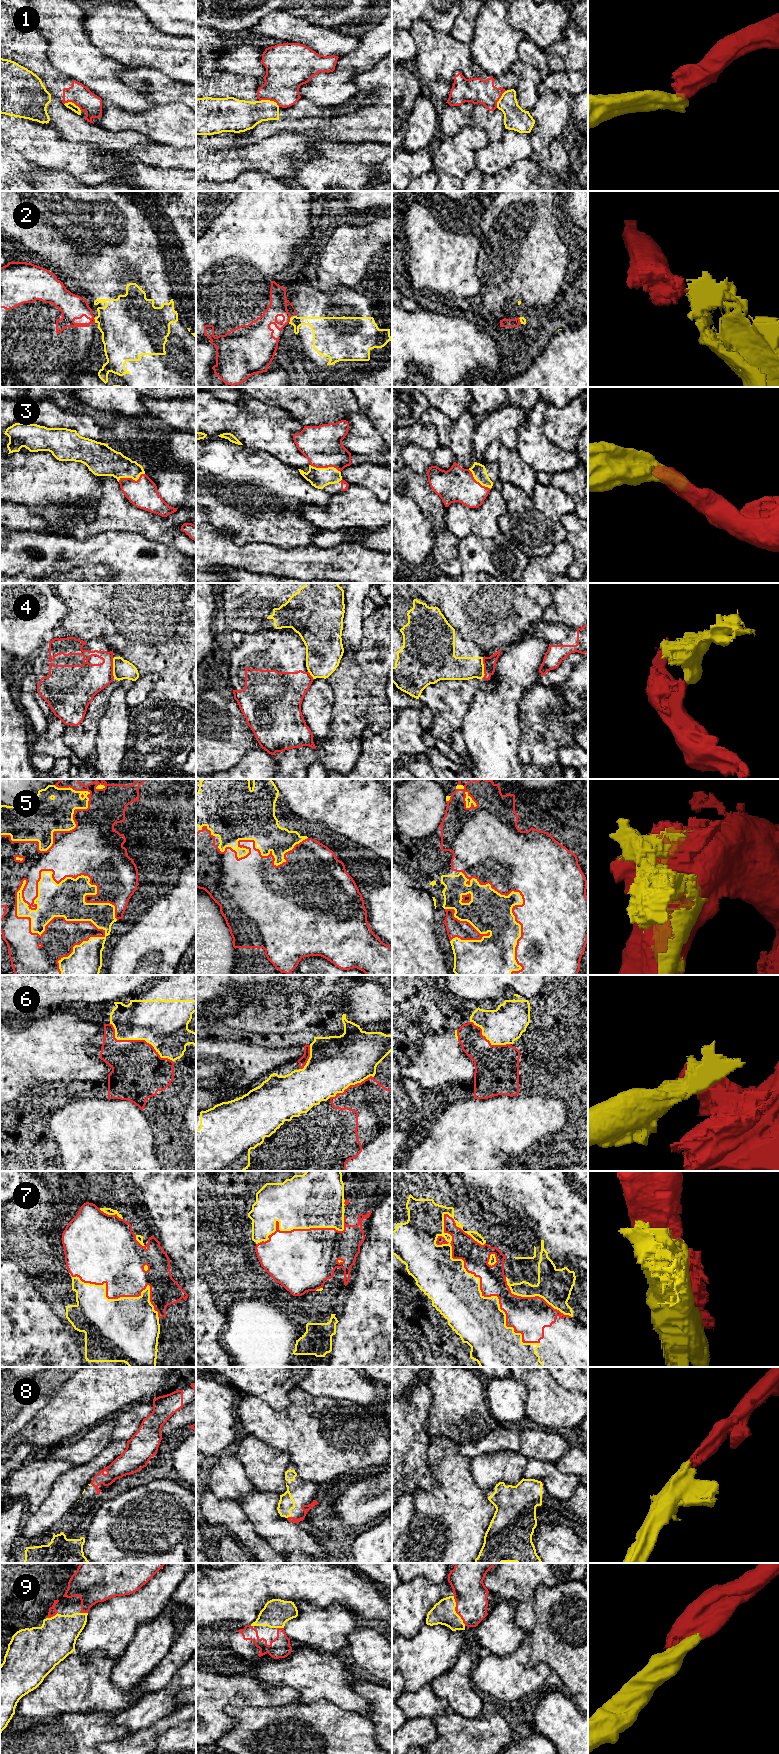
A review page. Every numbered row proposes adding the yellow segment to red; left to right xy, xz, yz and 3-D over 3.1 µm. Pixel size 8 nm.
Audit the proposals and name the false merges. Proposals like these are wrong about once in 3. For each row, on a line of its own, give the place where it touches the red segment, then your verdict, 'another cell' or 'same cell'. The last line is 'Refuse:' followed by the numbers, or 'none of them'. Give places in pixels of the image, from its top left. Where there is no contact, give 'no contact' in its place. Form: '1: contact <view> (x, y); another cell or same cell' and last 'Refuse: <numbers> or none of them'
1: contact xz (269, 99); another cell
2: contact xy (94, 320); another cell
3: contact xz (325, 467); same cell
4: contact xy (112, 668); another cell
5: contact xy (45, 929); same cell
6: contact xy (137, 1040); another cell
7: contact yz (480, 1288); same cell
8: contact xz (288, 1517); same cell
9: contact yz (455, 1610); same cell
Refuse: 1, 2, 4, 6

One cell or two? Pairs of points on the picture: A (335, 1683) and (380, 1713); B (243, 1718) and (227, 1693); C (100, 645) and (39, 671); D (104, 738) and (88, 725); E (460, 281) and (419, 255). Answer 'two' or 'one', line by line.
A: two
B: two
C: one
D: two
E: one

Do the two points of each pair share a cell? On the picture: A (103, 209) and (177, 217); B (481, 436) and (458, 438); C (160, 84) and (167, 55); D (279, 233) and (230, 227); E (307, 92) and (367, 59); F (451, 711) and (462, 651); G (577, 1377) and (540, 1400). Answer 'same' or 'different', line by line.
A: different
B: different
C: different
D: same
E: same
F: different
G: different

